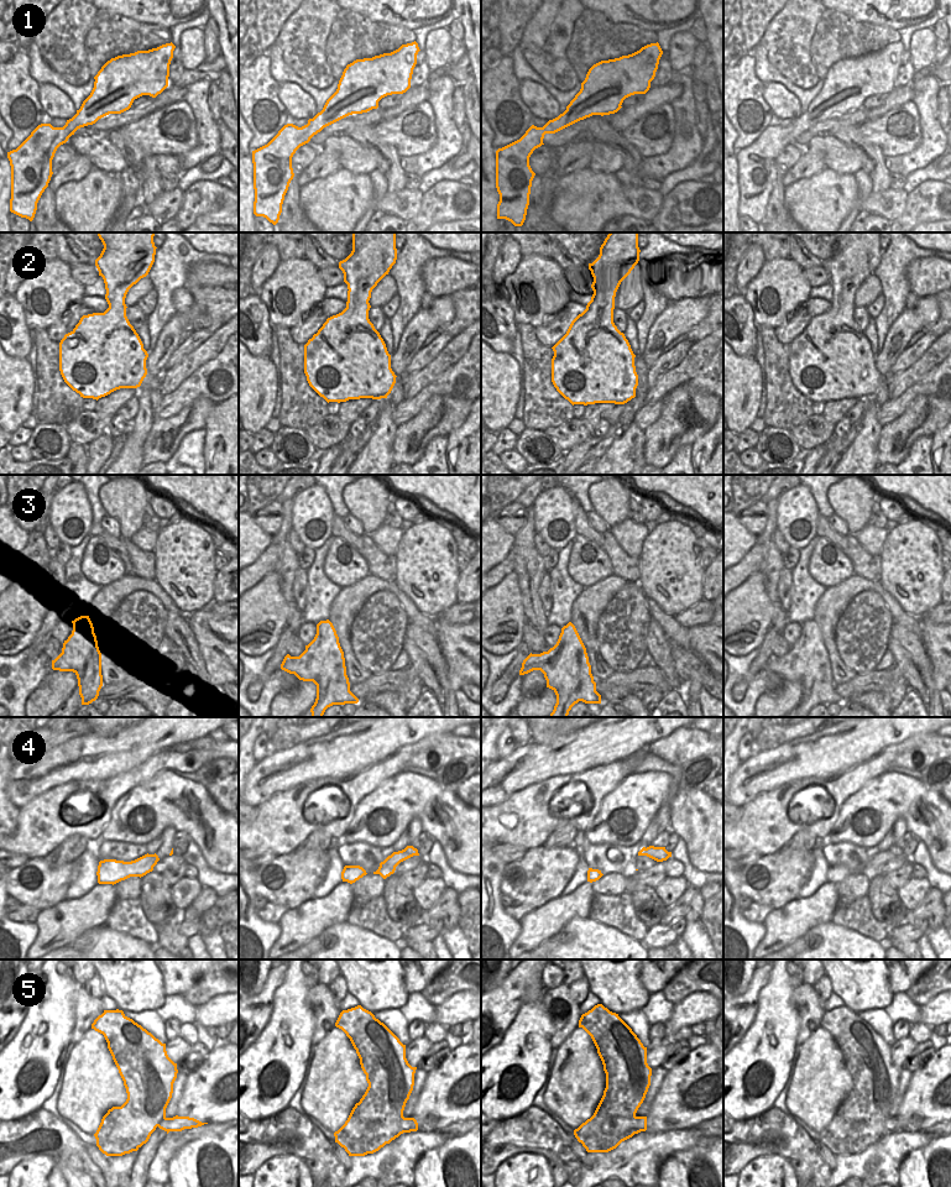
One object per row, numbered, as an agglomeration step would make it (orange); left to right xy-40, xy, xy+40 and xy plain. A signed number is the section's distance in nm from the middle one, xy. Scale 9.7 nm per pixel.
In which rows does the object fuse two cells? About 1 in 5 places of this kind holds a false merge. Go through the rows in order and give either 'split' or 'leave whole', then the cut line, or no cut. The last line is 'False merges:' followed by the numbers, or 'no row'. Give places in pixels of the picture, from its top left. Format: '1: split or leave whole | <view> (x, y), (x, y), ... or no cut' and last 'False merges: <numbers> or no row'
1: leave whole | no cut
2: leave whole | no cut
3: leave whole | no cut
4: leave whole | no cut
5: split | xy+40 (600, 1124), (612, 1133), (626, 1133), (633, 1129), (639, 1131)
False merges: 5

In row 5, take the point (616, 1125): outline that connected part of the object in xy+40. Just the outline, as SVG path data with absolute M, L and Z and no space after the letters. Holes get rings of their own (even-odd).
M633 1117L633 1118L606 1118L602 1124L601 1129L608 1129L611 1134L625 1134L633 1129L638 1131L647 1130L647 1117Z

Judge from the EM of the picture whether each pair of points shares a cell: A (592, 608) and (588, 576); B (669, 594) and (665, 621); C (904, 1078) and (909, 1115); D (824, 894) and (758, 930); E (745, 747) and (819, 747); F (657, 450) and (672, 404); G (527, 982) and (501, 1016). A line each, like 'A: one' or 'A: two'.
A: two
B: two
C: two
D: two
E: two
F: one
G: one

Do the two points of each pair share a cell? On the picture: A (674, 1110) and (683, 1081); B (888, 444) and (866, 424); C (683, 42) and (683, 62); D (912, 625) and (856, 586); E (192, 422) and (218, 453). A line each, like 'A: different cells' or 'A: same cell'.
A: same cell
B: different cells
C: same cell
D: same cell
E: different cells

